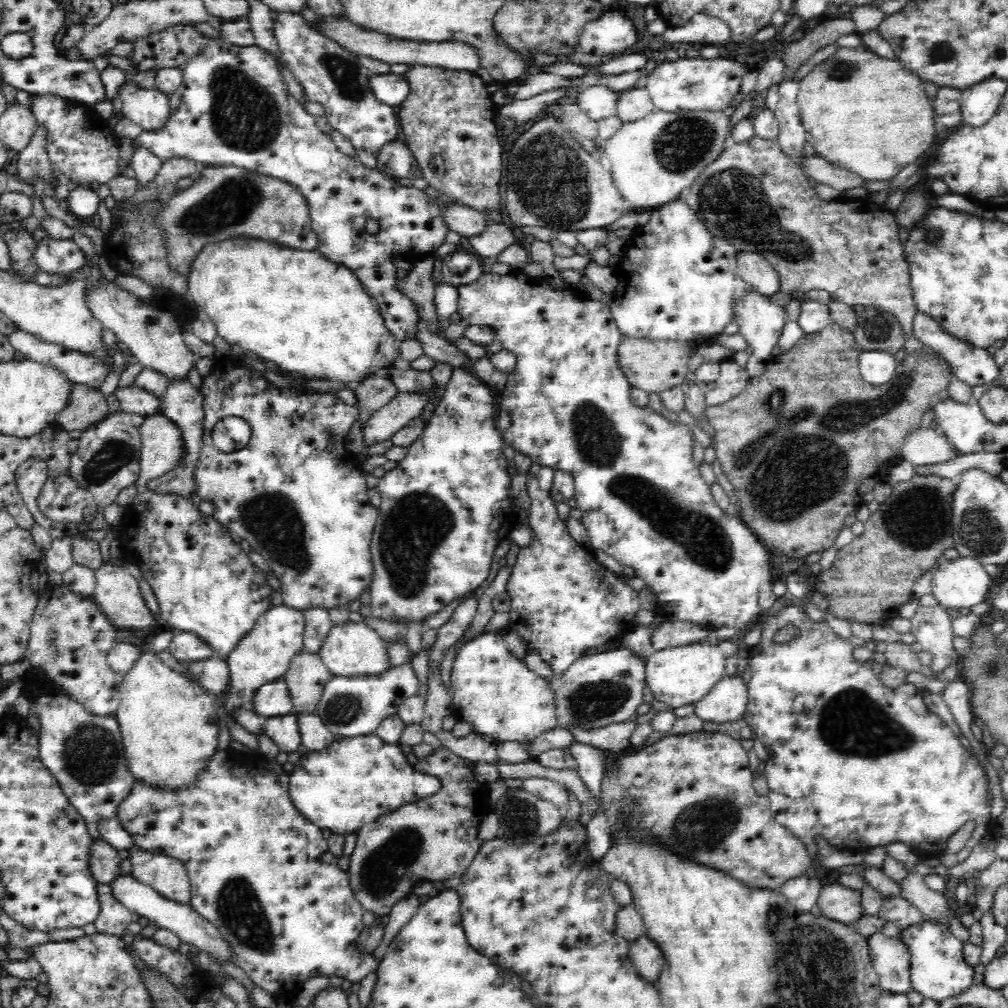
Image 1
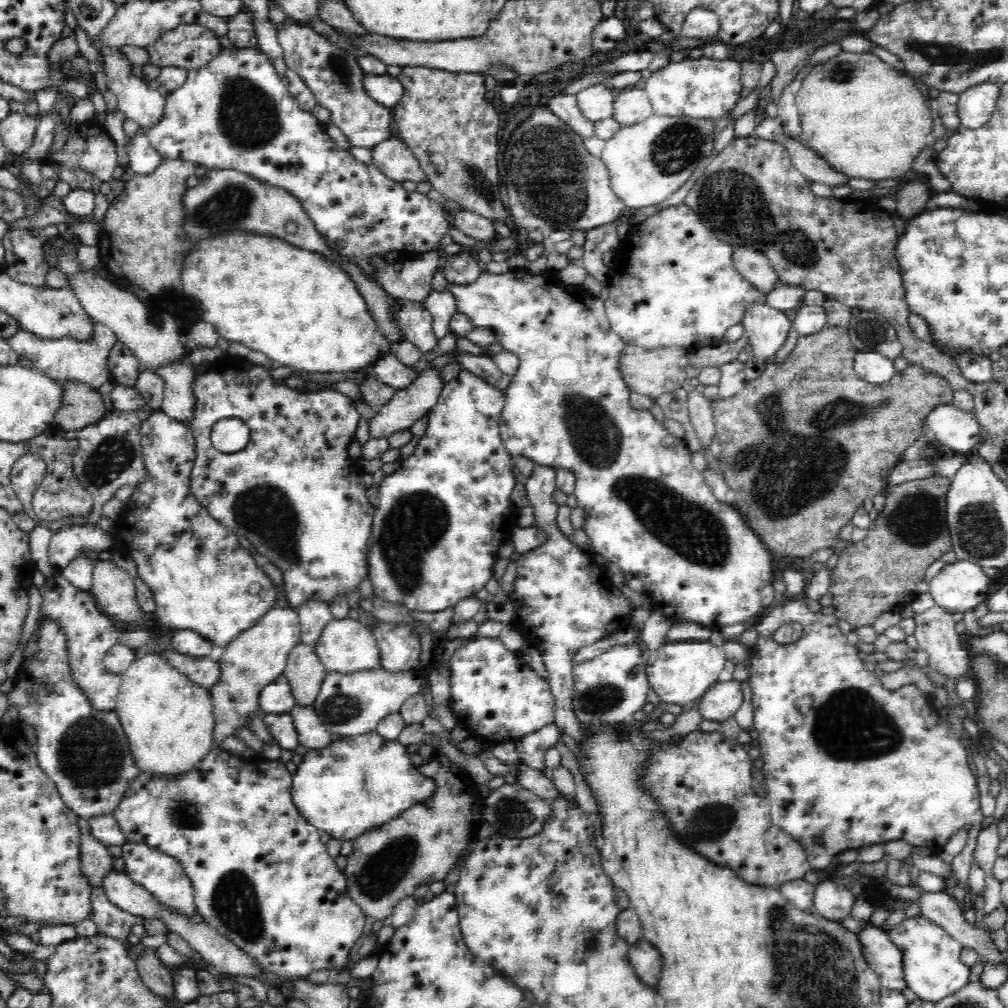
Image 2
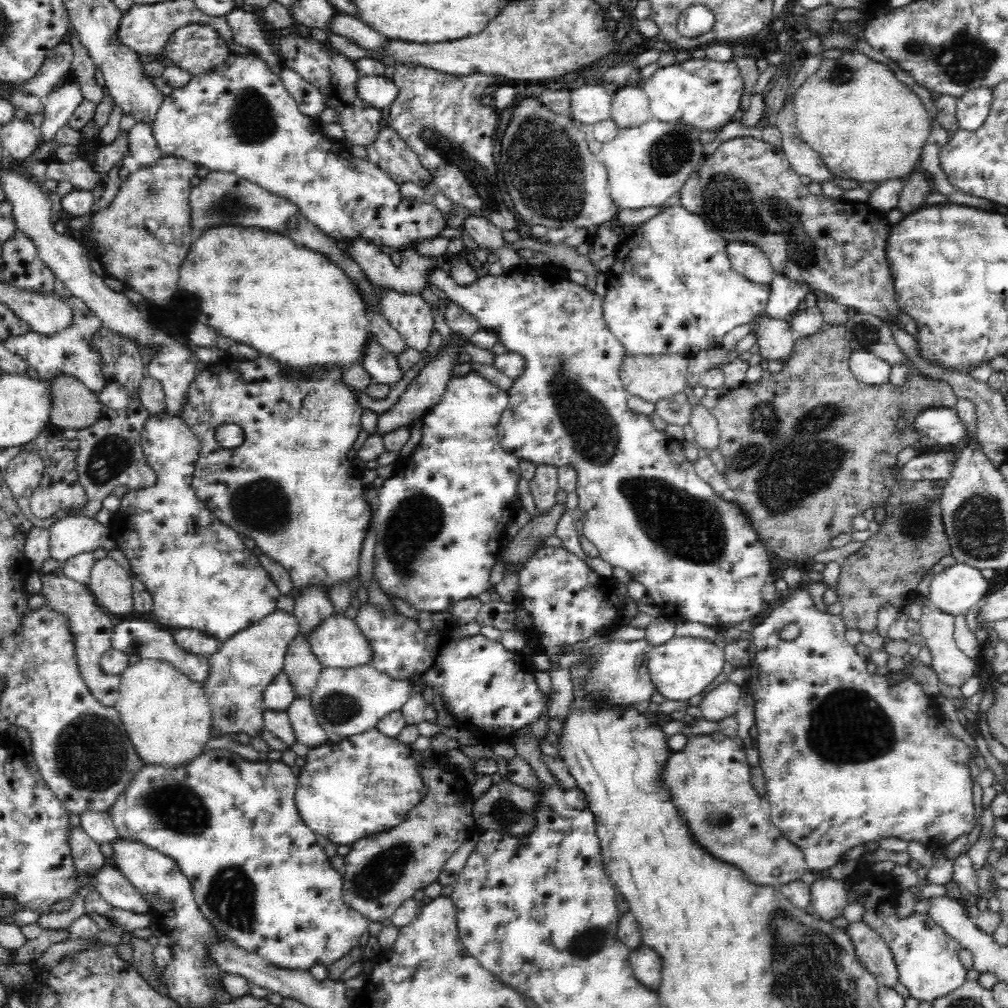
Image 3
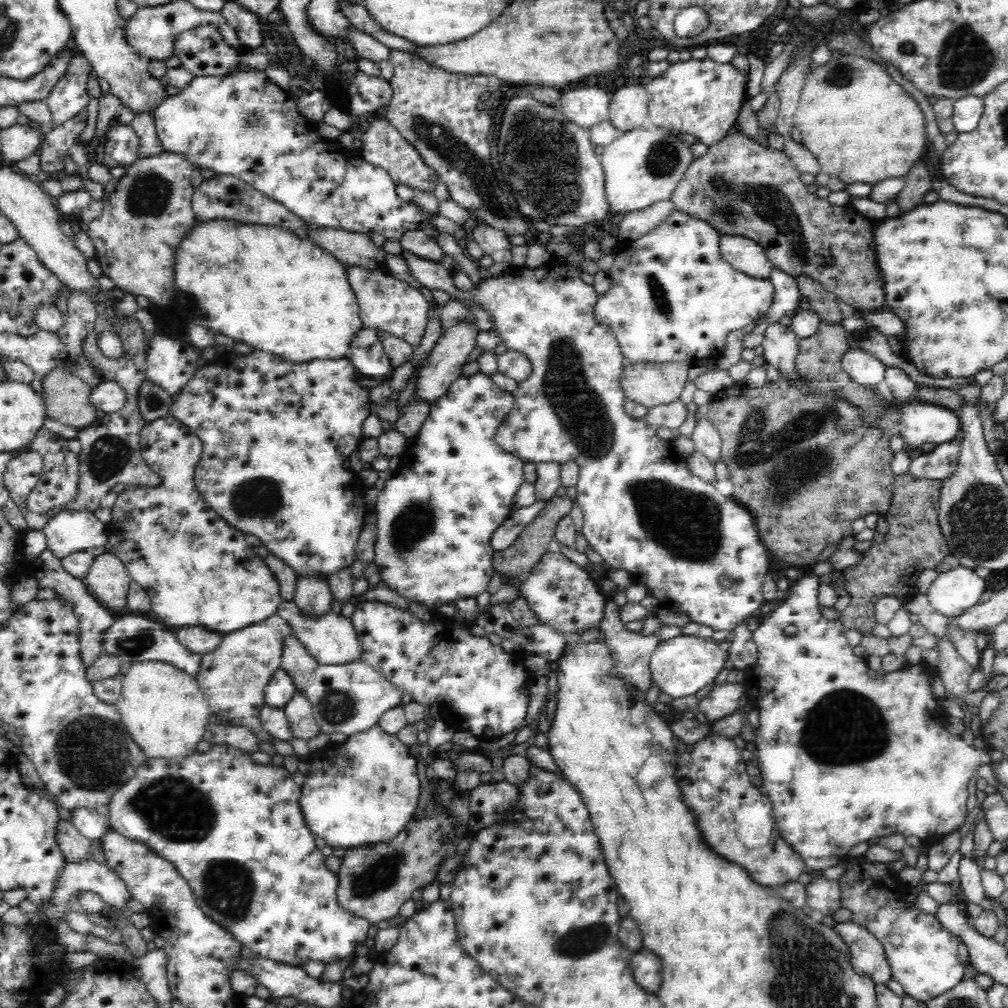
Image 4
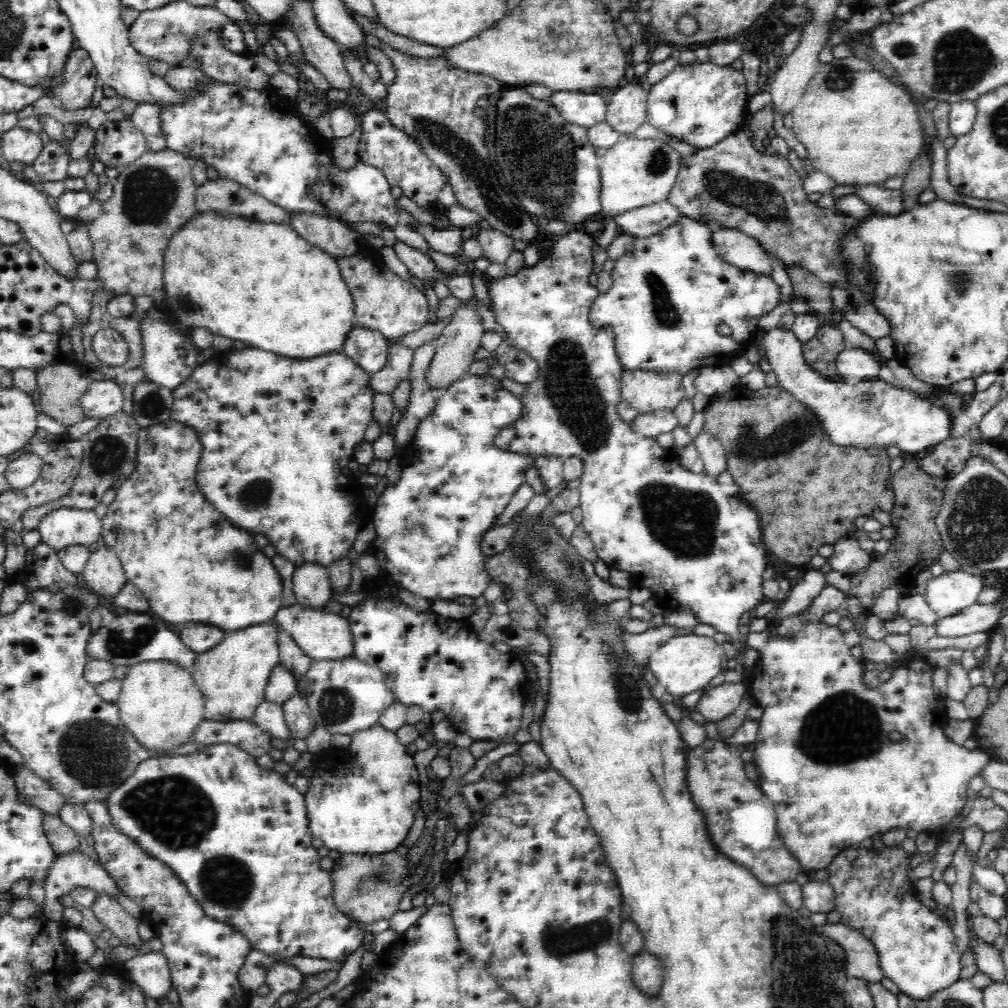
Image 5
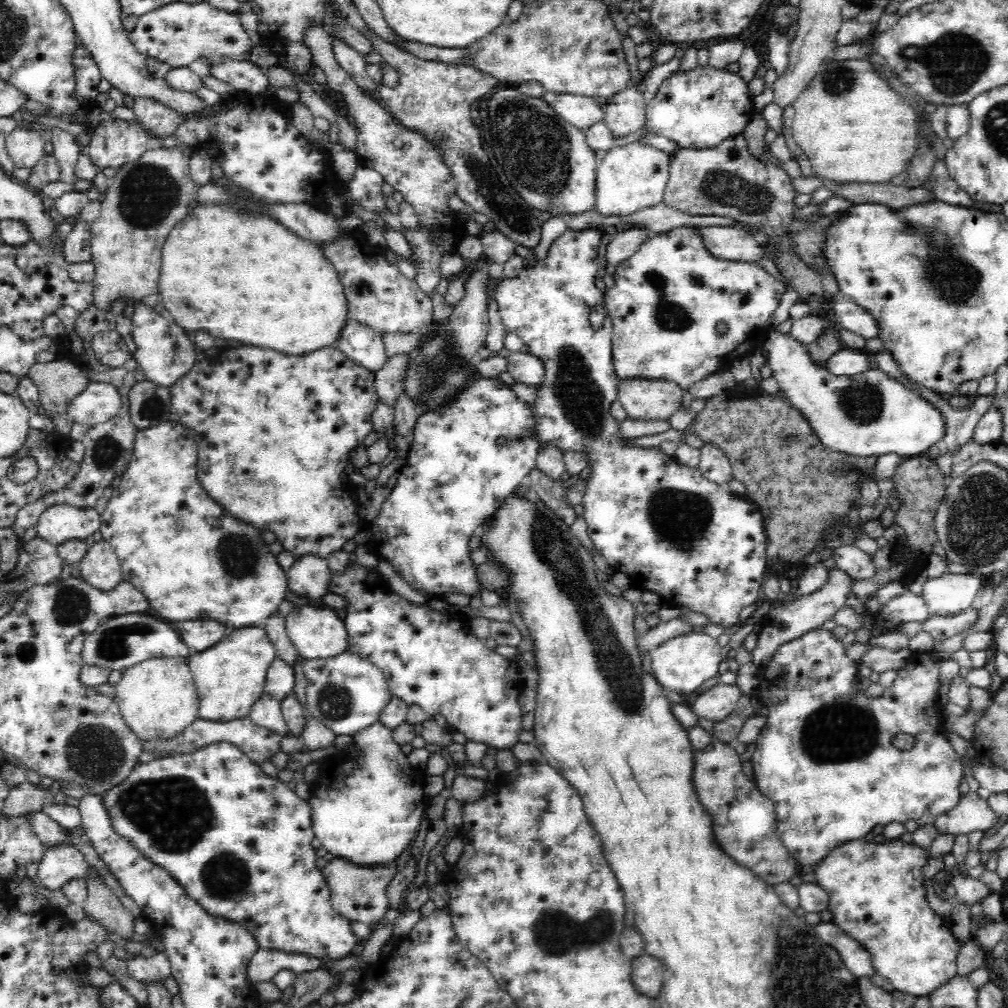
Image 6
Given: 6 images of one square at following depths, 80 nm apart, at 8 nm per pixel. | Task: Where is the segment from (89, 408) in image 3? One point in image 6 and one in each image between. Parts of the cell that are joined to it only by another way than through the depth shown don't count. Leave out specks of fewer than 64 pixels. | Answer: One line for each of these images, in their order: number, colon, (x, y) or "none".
4: (65, 396)
5: (60, 386)
6: (59, 381)

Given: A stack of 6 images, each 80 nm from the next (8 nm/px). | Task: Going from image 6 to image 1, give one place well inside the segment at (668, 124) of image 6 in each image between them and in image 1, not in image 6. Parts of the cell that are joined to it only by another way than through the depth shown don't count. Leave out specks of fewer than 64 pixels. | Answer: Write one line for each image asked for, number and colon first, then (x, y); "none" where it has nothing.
1: (692, 84)
2: (704, 88)
3: (703, 93)
4: (702, 98)
5: (700, 104)

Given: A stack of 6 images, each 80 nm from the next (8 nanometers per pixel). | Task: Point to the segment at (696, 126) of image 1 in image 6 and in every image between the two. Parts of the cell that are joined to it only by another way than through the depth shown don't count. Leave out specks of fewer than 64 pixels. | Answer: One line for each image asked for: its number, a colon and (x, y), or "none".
2: (648, 161)
3: (646, 164)
4: (641, 167)
5: (634, 173)
6: (630, 178)

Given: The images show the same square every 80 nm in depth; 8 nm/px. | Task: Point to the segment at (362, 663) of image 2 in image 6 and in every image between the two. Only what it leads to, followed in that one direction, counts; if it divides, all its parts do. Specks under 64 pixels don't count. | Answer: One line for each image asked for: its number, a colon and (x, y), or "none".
3: (337, 643)
4: (331, 639)
5: (322, 635)
6: (315, 633)

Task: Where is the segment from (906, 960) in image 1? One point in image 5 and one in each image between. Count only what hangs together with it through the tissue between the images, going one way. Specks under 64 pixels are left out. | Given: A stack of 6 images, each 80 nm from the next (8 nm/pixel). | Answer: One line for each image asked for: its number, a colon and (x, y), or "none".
2: (883, 957)
3: (872, 953)
4: (867, 957)
5: (862, 961)

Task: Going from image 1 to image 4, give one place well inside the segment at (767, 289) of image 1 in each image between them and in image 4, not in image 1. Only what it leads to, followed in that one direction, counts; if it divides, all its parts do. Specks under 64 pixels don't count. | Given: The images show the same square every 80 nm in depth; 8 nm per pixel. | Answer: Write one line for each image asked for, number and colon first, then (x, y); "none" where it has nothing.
2: (754, 267)
3: (747, 259)
4: (745, 255)

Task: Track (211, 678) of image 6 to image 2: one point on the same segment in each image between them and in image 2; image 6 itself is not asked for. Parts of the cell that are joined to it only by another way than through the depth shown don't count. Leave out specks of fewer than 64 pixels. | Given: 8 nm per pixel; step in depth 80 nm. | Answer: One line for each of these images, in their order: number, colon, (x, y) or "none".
2: (252, 661)
3: (244, 666)
4: (233, 677)
5: (232, 678)

